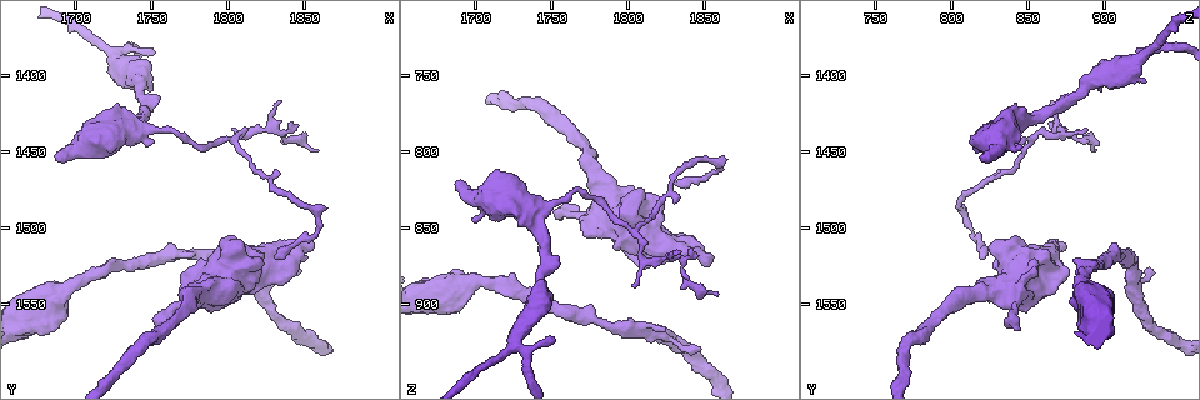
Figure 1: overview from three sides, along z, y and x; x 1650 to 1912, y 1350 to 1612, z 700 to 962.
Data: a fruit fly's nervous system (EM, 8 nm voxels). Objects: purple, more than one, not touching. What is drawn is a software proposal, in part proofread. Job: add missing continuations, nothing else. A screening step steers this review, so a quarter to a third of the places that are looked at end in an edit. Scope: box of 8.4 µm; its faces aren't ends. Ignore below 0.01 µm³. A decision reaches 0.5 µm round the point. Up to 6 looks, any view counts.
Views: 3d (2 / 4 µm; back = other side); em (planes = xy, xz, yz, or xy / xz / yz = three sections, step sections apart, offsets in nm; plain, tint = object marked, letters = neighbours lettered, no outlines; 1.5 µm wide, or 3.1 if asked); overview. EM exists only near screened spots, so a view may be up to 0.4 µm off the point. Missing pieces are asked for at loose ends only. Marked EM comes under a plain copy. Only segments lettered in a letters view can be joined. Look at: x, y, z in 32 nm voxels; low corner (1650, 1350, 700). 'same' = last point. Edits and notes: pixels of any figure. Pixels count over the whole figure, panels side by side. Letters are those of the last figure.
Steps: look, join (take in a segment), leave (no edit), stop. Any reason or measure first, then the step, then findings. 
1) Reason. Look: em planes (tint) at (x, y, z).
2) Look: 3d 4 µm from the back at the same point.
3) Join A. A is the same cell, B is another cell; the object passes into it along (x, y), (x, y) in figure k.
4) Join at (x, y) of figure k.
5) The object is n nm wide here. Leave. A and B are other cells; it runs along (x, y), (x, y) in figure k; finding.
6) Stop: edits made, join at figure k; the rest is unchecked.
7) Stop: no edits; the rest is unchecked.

Free end. Look: 3d 4 µm at (1758, 1568, 842).

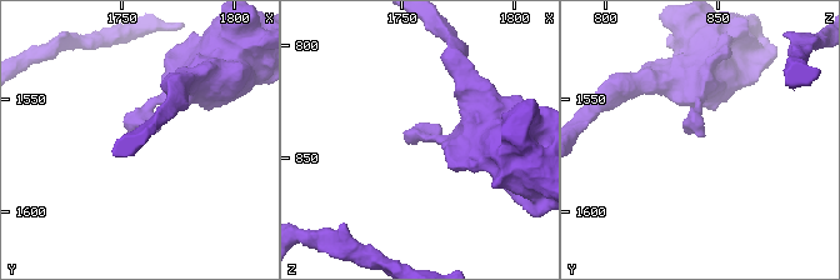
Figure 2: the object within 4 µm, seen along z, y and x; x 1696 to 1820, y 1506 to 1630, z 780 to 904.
Now the EM. Look: em xy step 8 (tint) at (1756, 1567, 843).

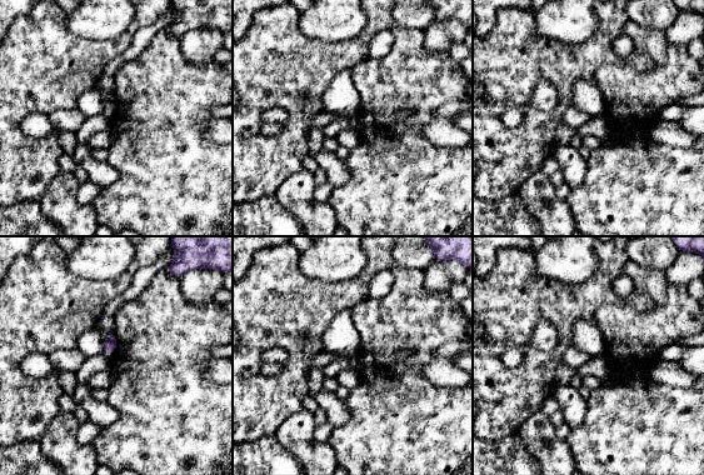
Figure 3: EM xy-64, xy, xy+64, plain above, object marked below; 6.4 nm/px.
Look: em yz step 8 (letters) at the same point.

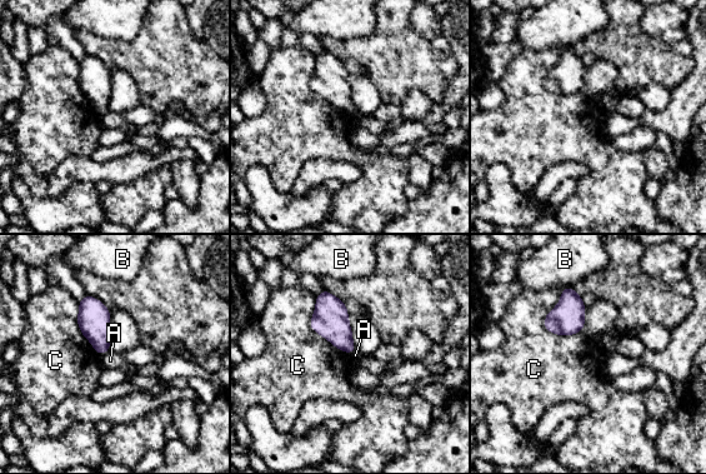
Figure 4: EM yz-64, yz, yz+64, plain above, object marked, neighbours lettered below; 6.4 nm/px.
The object is 140 nm wide here. Leave. A, B and C are other cells; a border runs along (559, 290), (544, 327), (572, 335) in figure 4; none of them fits.

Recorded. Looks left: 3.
Stops while still wide. Look: 3d 2 µm at (1854, 1514, 876).

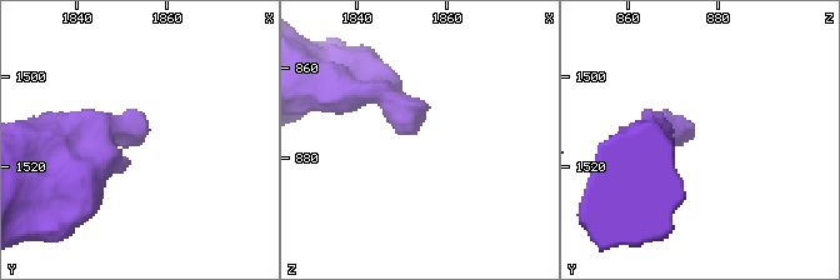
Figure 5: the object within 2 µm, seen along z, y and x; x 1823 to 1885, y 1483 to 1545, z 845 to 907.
Shape alone is not enough. Look: em xz step 8 (letters) at (1853, 1513, 874).

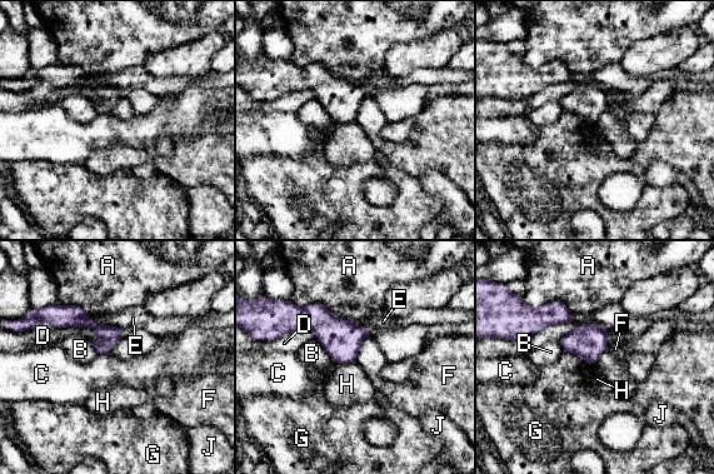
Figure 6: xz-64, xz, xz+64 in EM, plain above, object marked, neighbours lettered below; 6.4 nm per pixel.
Another direction. Look: em planes (letters) at the same point.

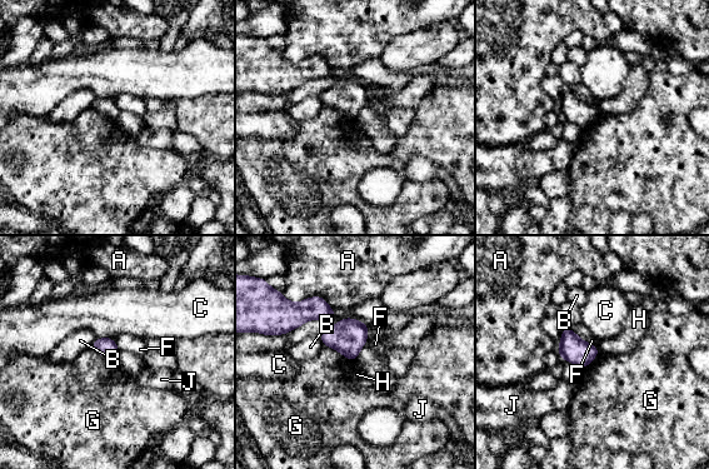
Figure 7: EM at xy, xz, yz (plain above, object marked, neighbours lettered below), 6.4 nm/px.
The longest contact is with A, 320 nm. Leave. A, B, C, F, G, H and J are other cells; a border runs along (324, 344), (354, 362) in figure 7; none of them fits.

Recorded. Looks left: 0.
Stop: no edits; the rest is unchecked.

